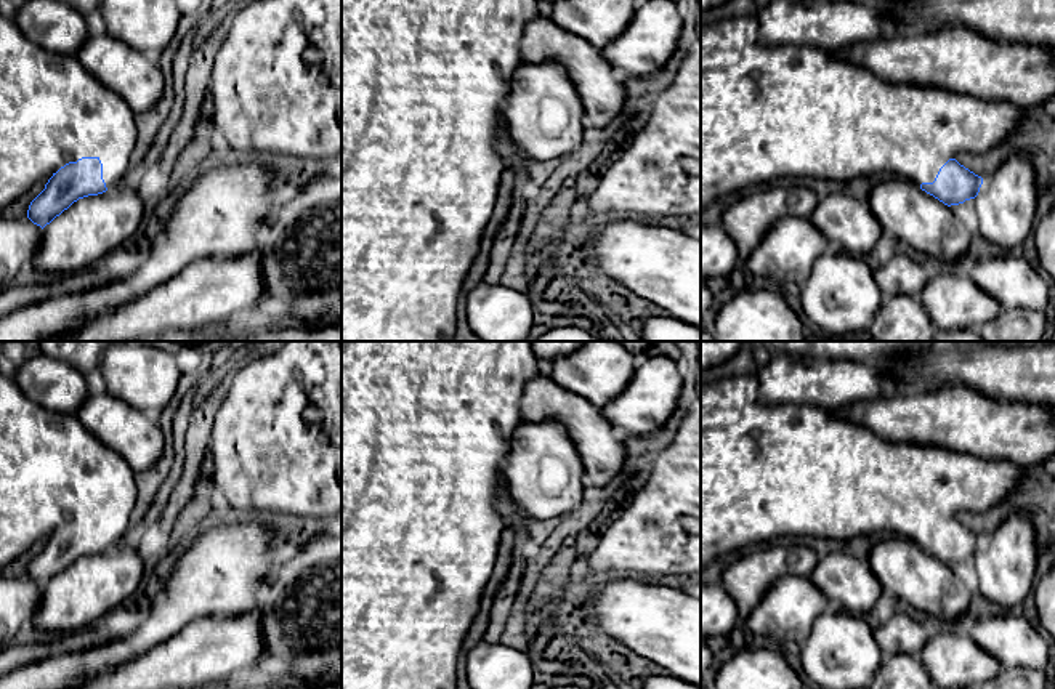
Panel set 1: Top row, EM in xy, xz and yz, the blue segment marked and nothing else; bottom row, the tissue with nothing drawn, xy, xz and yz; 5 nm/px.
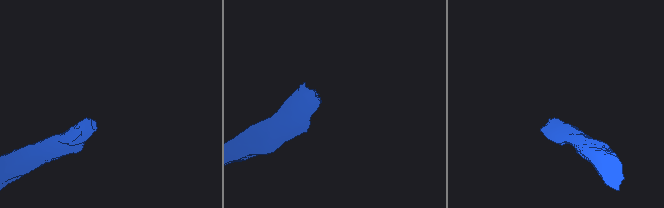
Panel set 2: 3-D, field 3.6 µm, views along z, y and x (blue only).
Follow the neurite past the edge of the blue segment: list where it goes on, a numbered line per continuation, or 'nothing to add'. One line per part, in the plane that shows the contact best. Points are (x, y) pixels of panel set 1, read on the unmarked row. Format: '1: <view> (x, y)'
1: xy (53, 470)

